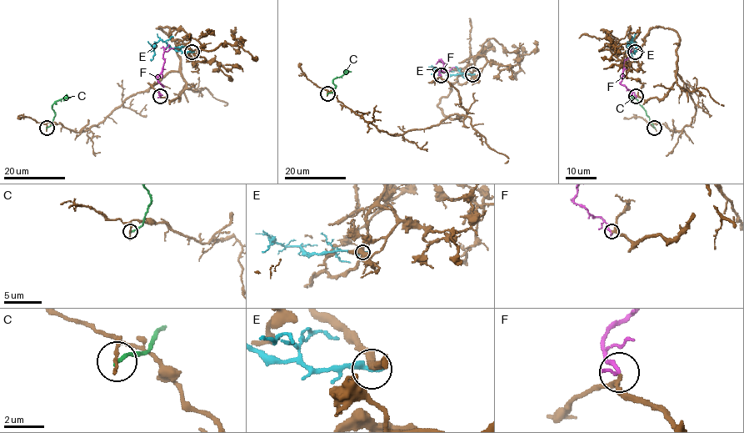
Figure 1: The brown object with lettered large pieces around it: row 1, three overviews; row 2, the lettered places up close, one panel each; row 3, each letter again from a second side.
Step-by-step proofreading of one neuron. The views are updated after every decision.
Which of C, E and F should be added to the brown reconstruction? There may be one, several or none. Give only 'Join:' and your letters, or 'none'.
Join: F

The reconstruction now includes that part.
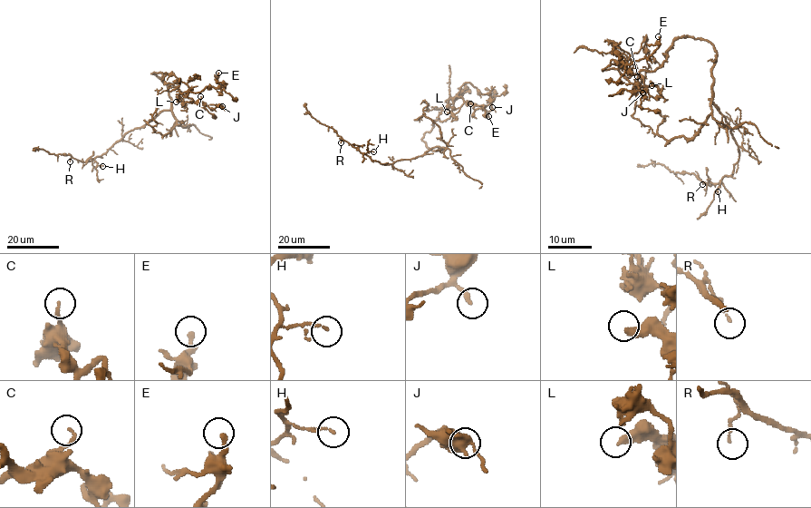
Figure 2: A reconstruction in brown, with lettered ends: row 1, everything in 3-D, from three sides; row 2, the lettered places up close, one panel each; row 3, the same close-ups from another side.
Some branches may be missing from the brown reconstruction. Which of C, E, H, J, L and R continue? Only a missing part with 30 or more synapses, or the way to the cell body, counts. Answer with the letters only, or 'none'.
none

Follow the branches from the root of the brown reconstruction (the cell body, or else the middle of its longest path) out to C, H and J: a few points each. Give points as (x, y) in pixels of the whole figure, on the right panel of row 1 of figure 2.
C: (713, 79), (716, 48), (688, 36), (673, 42), (659, 68), (626, 79), (635, 84), (637, 76)
H: (713, 79), (712, 95), (709, 100), (724, 116), (738, 150), (738, 161), (733, 172), (721, 180), (718, 191)
J: (713, 79), (716, 48), (680, 36), (659, 68), (626, 79), (647, 89), (642, 92)

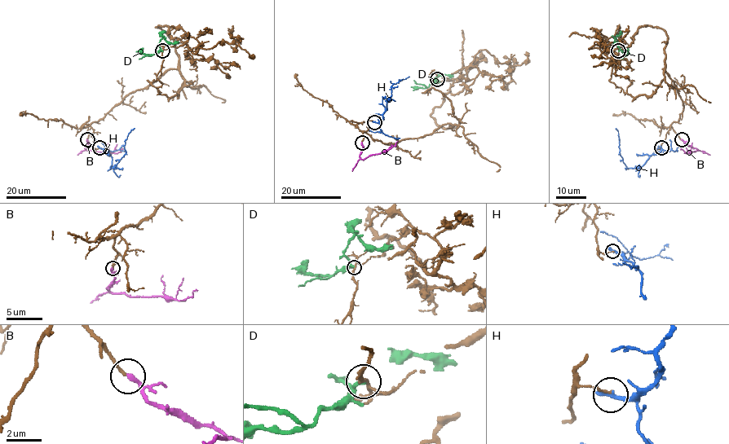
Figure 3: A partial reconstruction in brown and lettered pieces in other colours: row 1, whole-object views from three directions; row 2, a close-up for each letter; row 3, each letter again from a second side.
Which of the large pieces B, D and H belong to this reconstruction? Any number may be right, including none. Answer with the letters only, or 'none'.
B

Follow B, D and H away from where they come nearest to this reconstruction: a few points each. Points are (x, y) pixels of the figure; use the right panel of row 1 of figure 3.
B: (682, 140), (698, 150), (686, 153), (680, 149)
D: (618, 51), (615, 37), (614, 42), (616, 42)
H: (661, 148), (642, 166), (628, 169), (620, 154), (616, 128)

